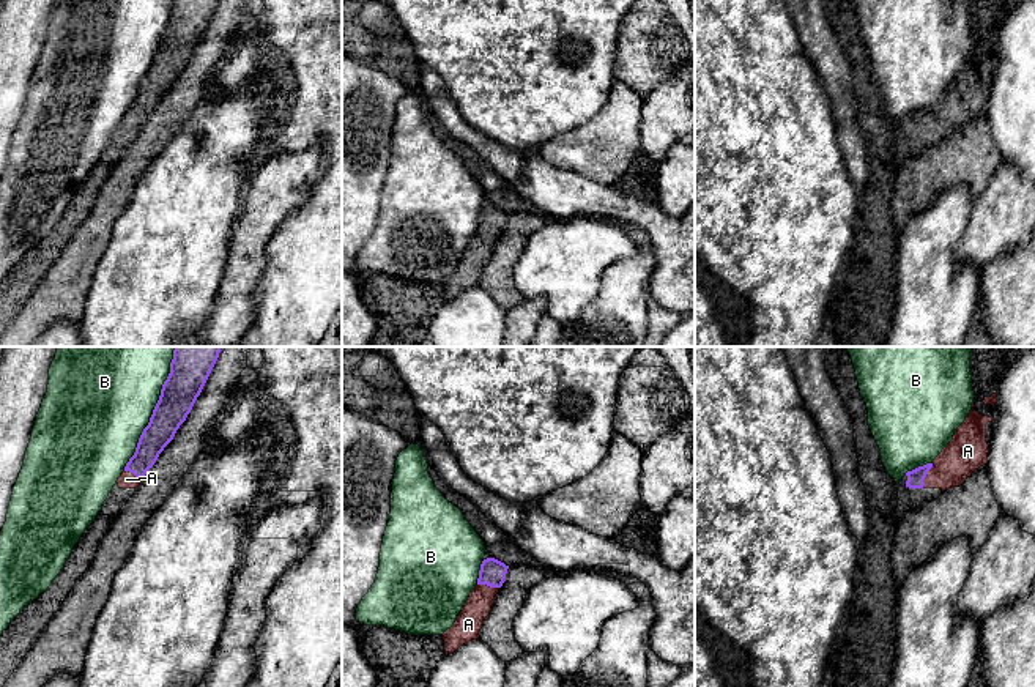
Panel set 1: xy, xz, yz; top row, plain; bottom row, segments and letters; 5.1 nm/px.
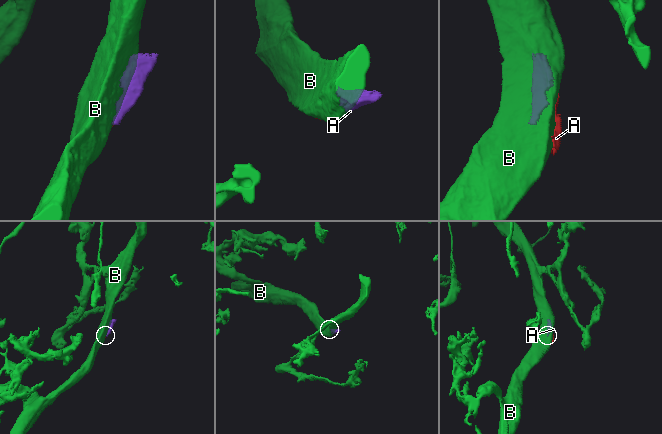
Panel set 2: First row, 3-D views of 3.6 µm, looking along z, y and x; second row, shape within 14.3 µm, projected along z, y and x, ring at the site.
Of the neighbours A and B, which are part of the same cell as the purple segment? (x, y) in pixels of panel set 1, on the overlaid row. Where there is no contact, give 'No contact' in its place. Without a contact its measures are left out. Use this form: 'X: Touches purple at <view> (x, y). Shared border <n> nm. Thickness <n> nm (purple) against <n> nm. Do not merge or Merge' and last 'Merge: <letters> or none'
A: Touches purple at yz (925, 476). Shared border 140 nm. Thickness 90 nm (purple) against 200 nm. Merge
B: Touches purple at xy (155, 408). Shared border 700 nm. Thickness 190 nm (purple) against 480 nm. Do not merge
Merge: A

